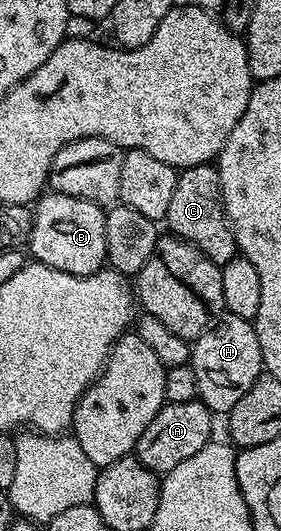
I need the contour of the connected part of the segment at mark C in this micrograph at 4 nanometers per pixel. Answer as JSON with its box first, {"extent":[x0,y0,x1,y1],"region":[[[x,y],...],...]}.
{"extent":[164,164,238,265],"region":[[[215,164],[179,170],[174,183],[174,196],[170,198],[170,211],[166,211],[164,221],[169,234],[198,247],[198,251],[202,251],[202,255],[210,258],[215,265],[225,265],[238,256],[236,240],[228,226],[228,218],[224,216],[224,202],[220,199],[220,180]]]}

